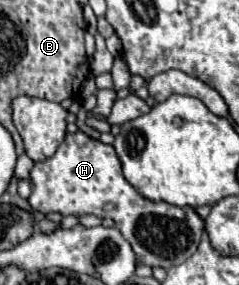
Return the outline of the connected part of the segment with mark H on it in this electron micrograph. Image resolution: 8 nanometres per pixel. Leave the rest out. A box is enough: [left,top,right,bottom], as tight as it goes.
[28,129,204,269]

